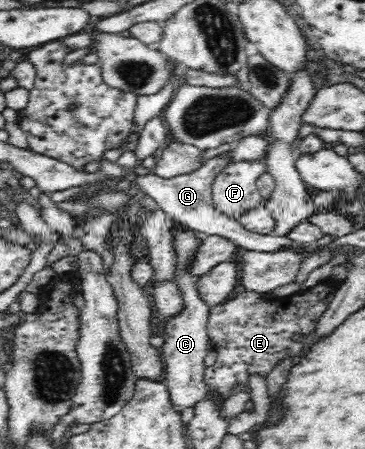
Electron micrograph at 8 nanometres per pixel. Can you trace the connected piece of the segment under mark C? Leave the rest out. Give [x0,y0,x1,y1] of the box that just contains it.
[160,226,211,414]

